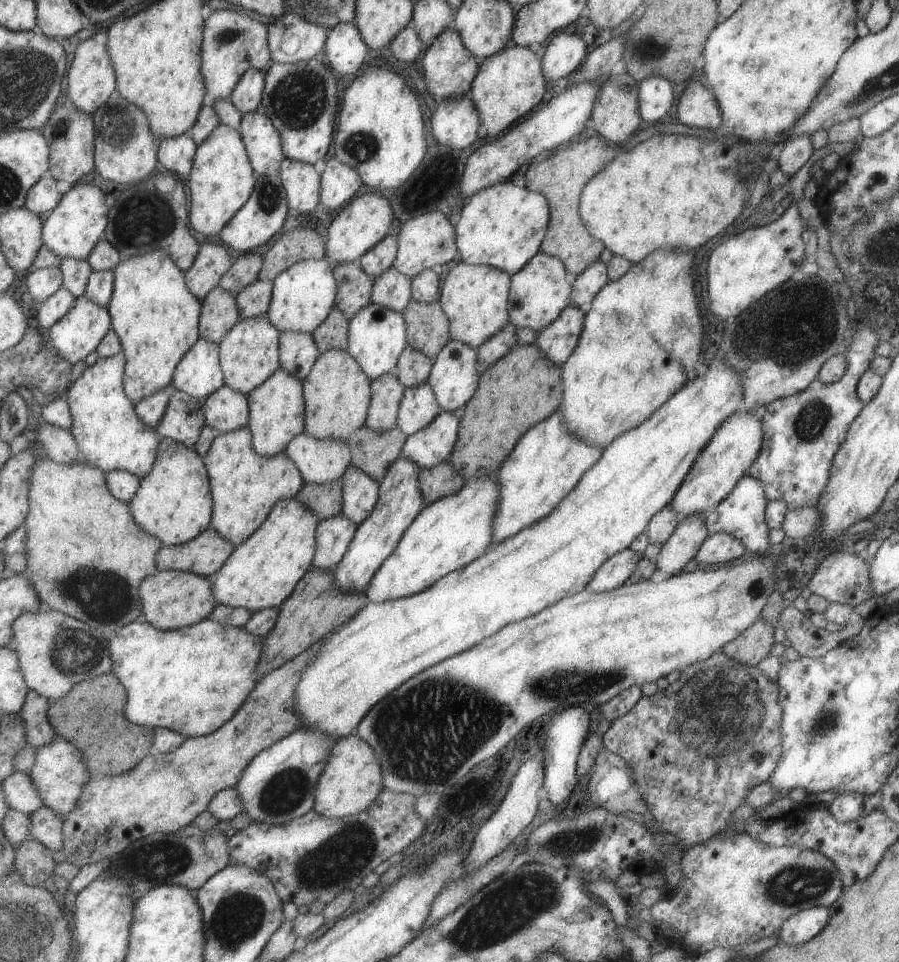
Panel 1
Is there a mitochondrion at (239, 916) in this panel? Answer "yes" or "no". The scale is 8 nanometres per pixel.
yes

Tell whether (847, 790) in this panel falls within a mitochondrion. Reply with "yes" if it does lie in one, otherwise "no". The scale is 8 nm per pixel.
no

